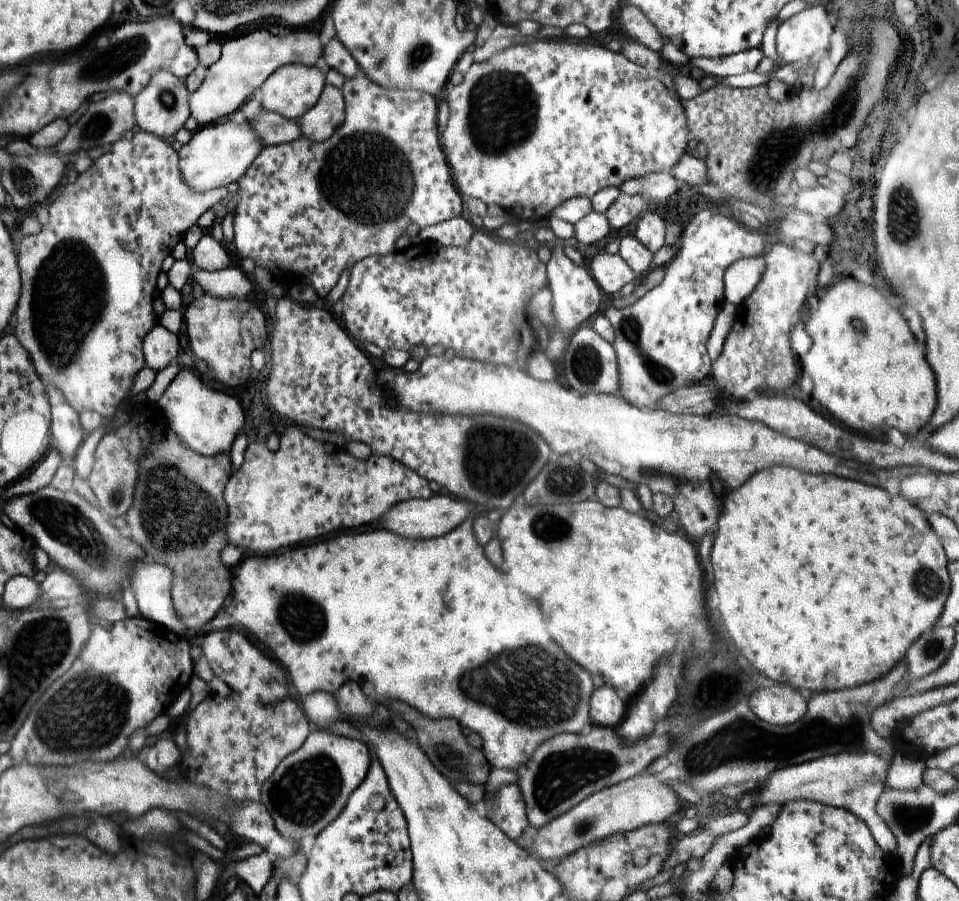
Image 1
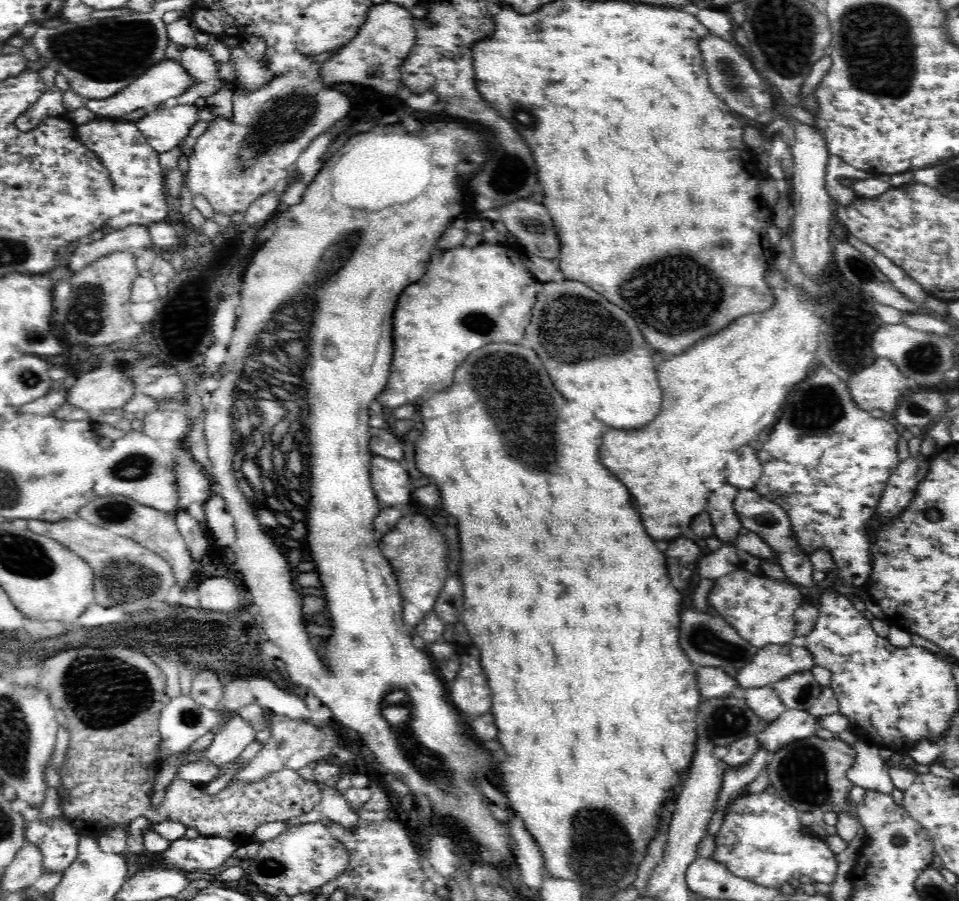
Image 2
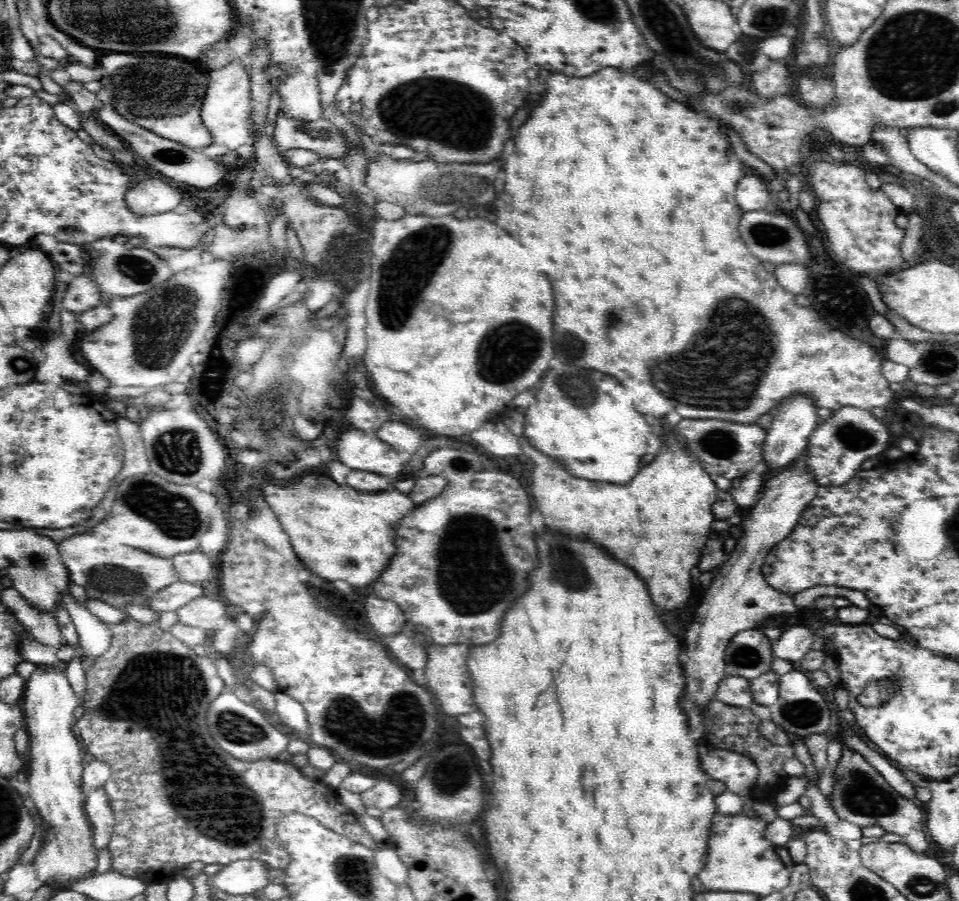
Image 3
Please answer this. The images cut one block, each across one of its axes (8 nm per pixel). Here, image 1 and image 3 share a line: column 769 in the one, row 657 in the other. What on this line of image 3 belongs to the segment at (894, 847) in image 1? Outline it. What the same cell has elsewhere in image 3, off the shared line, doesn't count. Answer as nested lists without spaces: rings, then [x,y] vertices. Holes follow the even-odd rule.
[[[789,626],[777,641],[772,642],[772,655],[794,663],[815,648],[815,641],[816,634],[812,630],[804,626]]]

